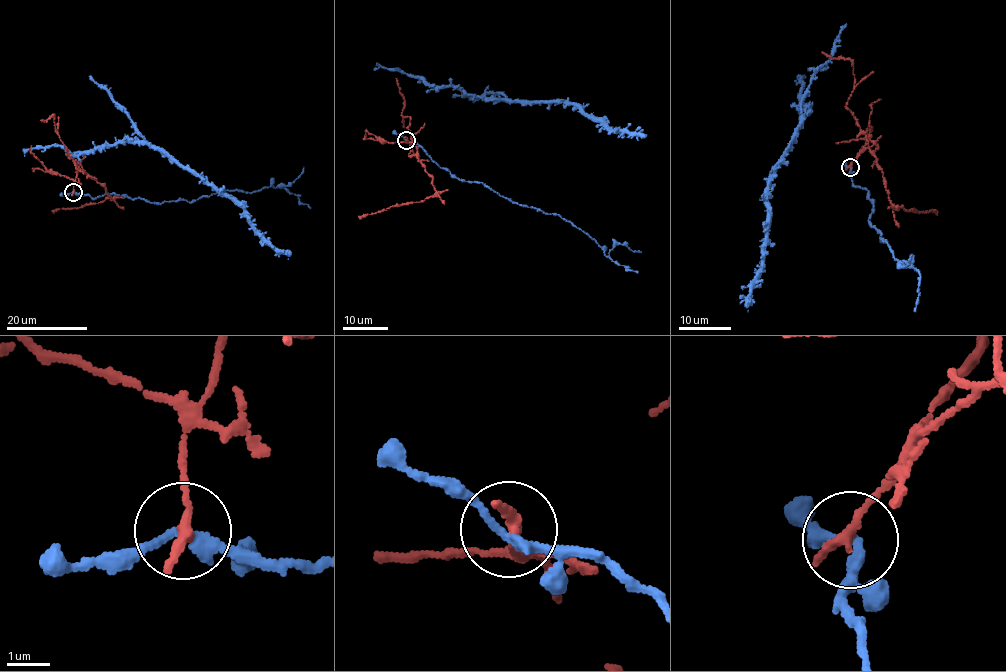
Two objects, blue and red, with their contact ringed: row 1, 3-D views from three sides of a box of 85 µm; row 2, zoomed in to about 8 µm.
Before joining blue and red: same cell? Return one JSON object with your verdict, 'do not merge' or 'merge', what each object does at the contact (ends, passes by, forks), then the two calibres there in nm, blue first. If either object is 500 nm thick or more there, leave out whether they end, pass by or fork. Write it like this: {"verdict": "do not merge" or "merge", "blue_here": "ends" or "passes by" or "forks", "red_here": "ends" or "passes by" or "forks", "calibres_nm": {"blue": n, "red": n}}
{"verdict": "do not merge", "blue_here": "passes by", "red_here": "ends", "calibres_nm": {"blue": 220, "red": 280}}

